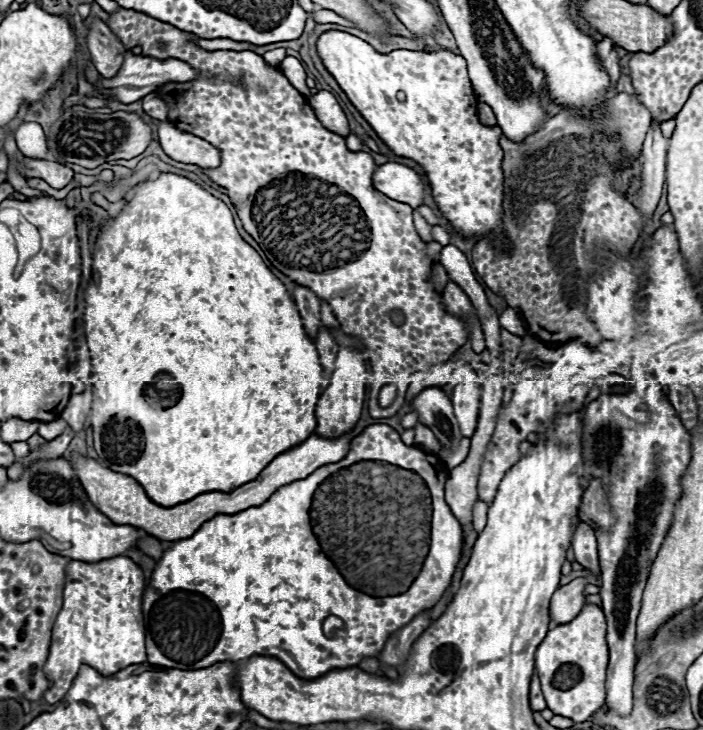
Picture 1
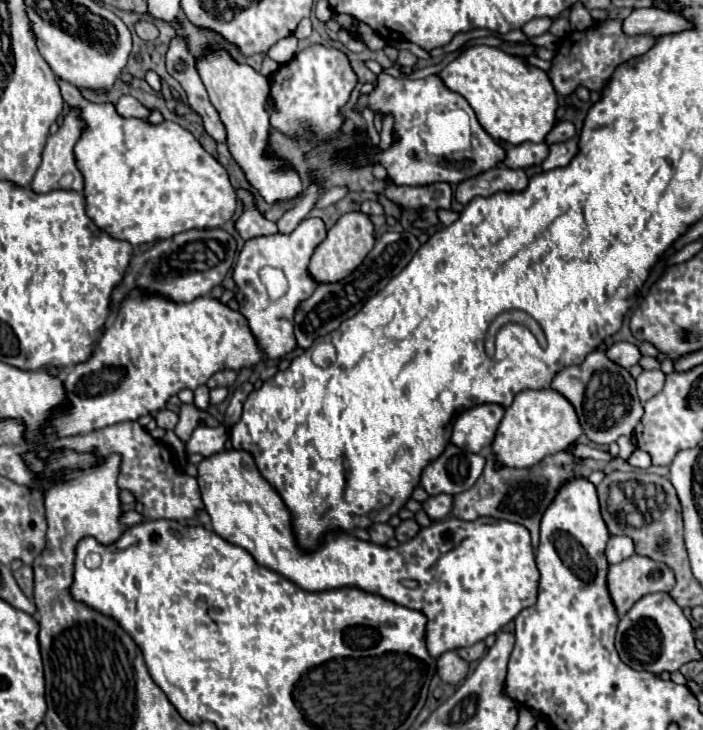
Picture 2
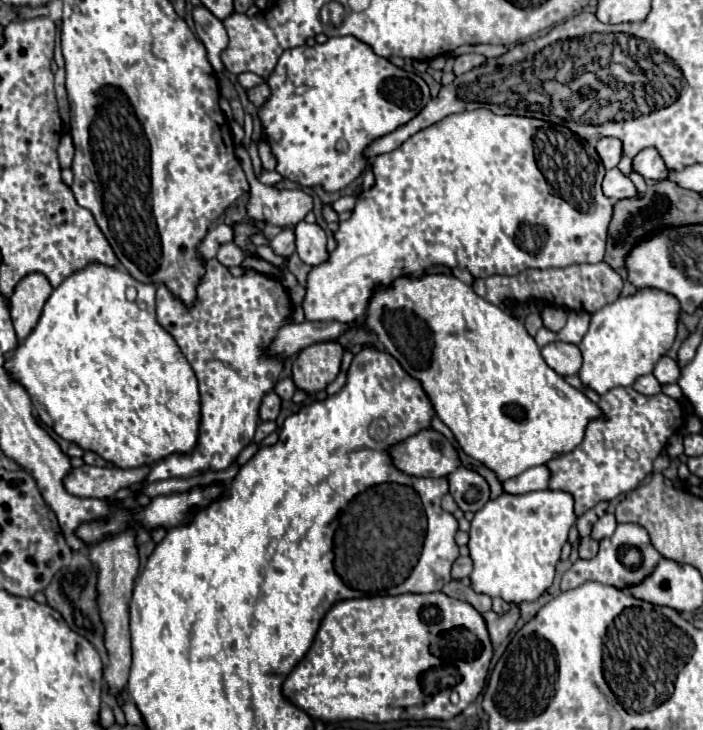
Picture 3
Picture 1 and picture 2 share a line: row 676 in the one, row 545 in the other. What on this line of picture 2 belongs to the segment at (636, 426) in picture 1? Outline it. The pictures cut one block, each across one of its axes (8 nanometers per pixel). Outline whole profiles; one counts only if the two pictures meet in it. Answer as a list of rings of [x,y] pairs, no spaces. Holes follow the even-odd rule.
[[[610,536],[606,546],[606,560],[608,564],[618,564],[634,554],[634,544],[628,536]]]

